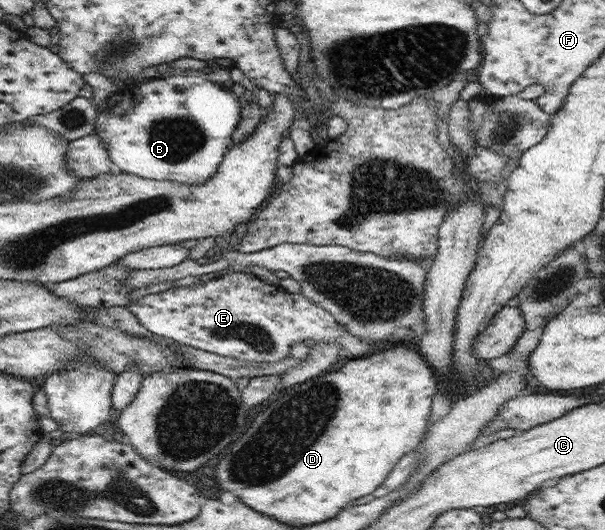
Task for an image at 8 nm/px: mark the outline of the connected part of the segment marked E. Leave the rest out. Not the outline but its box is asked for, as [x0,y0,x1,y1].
[127,270,378,362]

